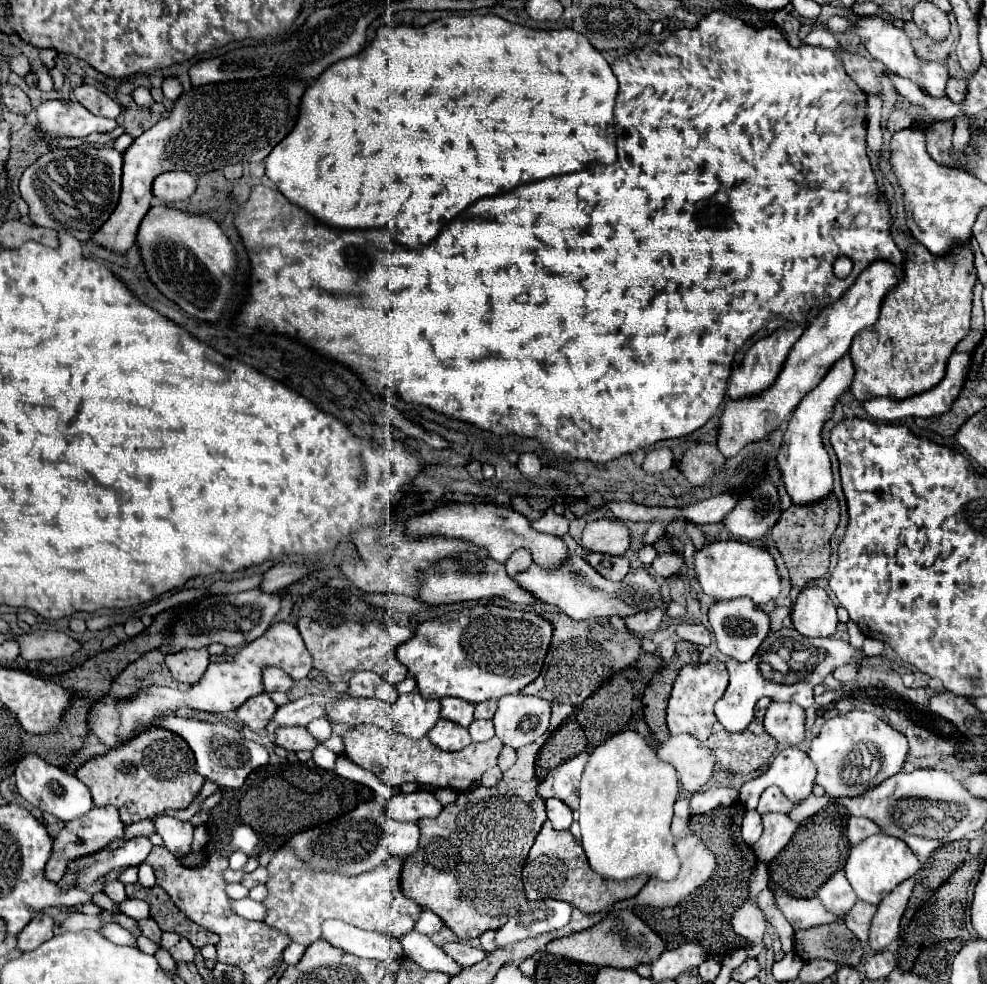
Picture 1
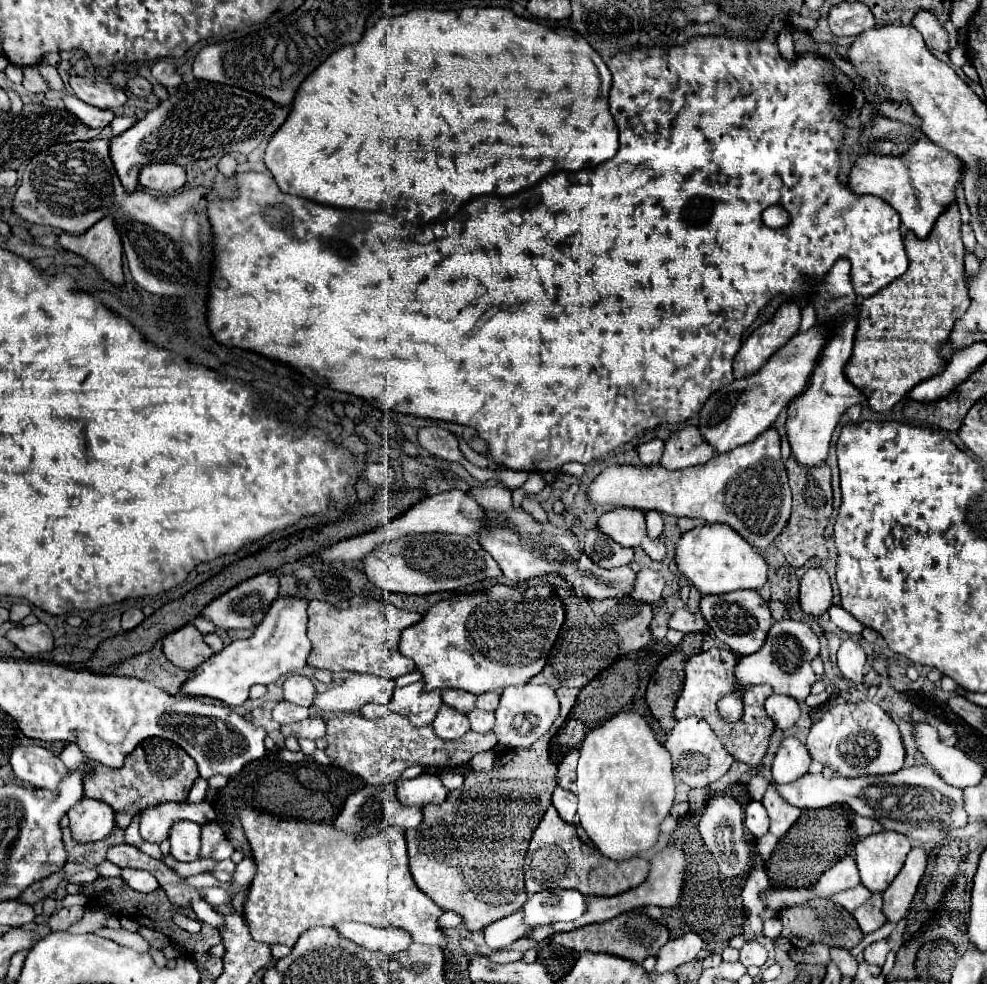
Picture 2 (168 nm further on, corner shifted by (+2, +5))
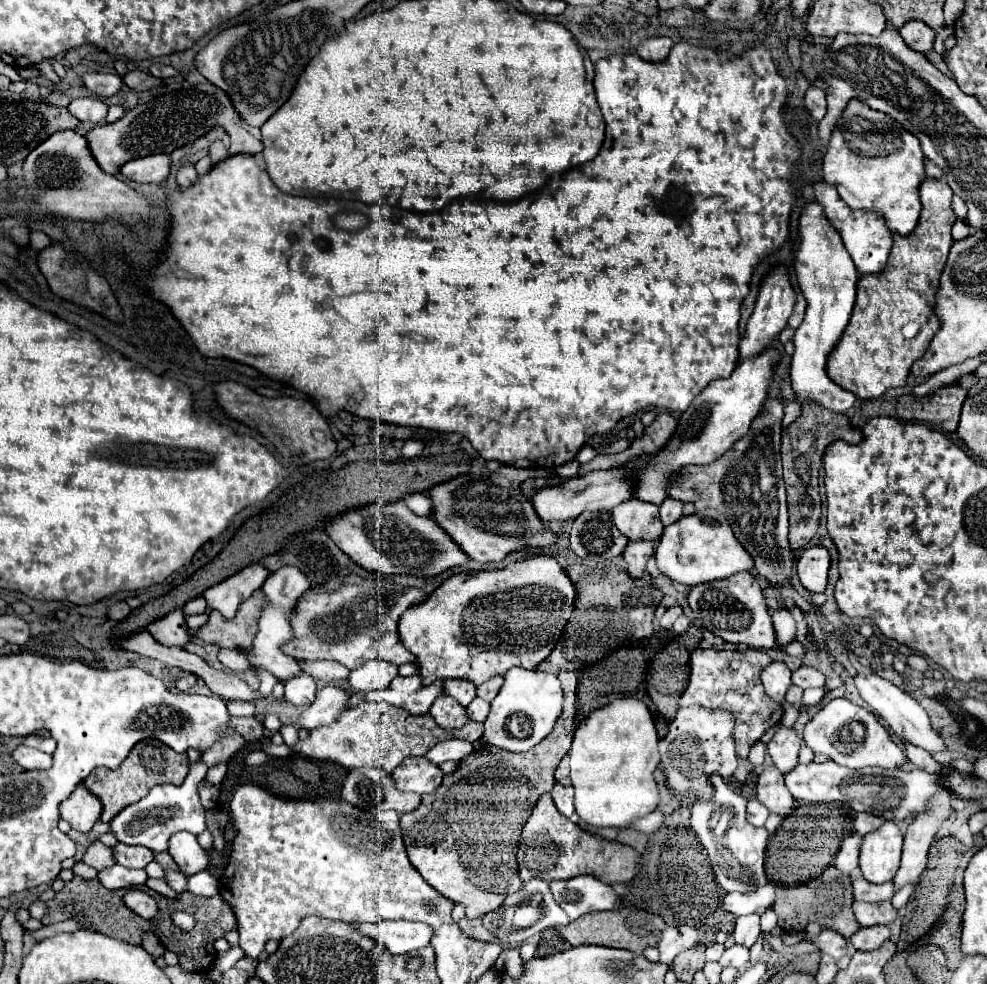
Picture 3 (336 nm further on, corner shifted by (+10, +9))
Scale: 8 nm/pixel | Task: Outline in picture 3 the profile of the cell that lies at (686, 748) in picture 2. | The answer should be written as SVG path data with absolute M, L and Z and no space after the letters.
M702 705L680 709L670 723L668 735L660 741L662 771L666 775L668 789L678 797L702 797L708 787L708 777L718 773L732 777L736 771L734 755L734 715L726 709L710 709Z

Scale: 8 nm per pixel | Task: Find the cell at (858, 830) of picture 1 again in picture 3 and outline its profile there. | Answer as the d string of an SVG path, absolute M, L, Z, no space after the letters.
M856 813L854 829L856 829L860 835L866 835L866 833L878 829L882 823L884 823L884 817L876 817L876 815L872 815L872 813Z

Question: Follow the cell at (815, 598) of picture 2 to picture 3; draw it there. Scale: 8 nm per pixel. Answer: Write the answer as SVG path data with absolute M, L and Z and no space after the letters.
M816 545L800 553L798 579L806 591L824 593L828 583L828 569L830 569L830 553L826 547Z

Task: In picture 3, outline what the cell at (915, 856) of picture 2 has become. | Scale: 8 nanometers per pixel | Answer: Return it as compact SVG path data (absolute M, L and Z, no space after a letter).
M940 791L932 797L930 807L916 815L916 819L908 825L908 831L904 835L904 851L902 851L902 863L894 877L896 889L904 887L906 883L918 881L922 871L926 869L928 849L936 837L936 831L940 825L948 819L952 813L950 805L950 793Z

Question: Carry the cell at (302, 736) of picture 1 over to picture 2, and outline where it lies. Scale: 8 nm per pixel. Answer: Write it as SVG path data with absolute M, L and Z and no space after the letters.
M308 717L298 723L282 725L282 735L284 737L296 737L296 739L320 739L326 733L326 723L320 717Z

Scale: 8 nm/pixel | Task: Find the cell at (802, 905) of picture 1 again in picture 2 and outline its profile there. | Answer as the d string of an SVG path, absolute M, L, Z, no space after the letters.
M858 885L856 889L850 889L850 891L844 891L844 893L838 893L838 895L832 895L832 903L848 909L850 913L860 907L872 893L868 893L862 885Z

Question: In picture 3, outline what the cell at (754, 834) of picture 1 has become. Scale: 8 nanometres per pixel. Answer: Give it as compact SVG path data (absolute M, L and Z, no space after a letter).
M750 799L748 801L748 821L754 827L762 827L766 819L768 819L768 809L758 799Z

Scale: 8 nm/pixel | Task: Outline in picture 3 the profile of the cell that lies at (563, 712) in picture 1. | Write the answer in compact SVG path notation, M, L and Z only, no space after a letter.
M576 671L560 673L562 689L564 689L564 713L556 723L556 729L540 741L534 749L526 753L512 753L500 747L484 745L462 759L454 773L444 775L444 781L436 793L422 795L422 803L412 813L404 813L400 817L400 829L406 843L406 851L410 863L418 869L418 873L444 897L454 903L462 903L466 907L466 917L476 919L494 909L498 909L504 899L522 887L522 879L518 875L516 855L518 841L526 819L530 817L540 795L550 793L554 787L554 771L562 757L568 753L574 729L576 729Z

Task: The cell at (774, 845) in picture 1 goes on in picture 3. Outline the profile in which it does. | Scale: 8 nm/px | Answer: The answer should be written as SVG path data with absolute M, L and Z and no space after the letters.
M764 767L764 771L758 777L756 797L762 805L768 807L768 811L780 815L782 819L792 811L794 799L784 783L784 775L774 767Z

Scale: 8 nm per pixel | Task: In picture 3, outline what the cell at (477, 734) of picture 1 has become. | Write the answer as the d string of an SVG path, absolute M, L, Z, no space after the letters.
M476 697L466 709L468 709L468 717L470 717L470 721L486 721L490 703L484 701L484 699L480 699L480 697Z

